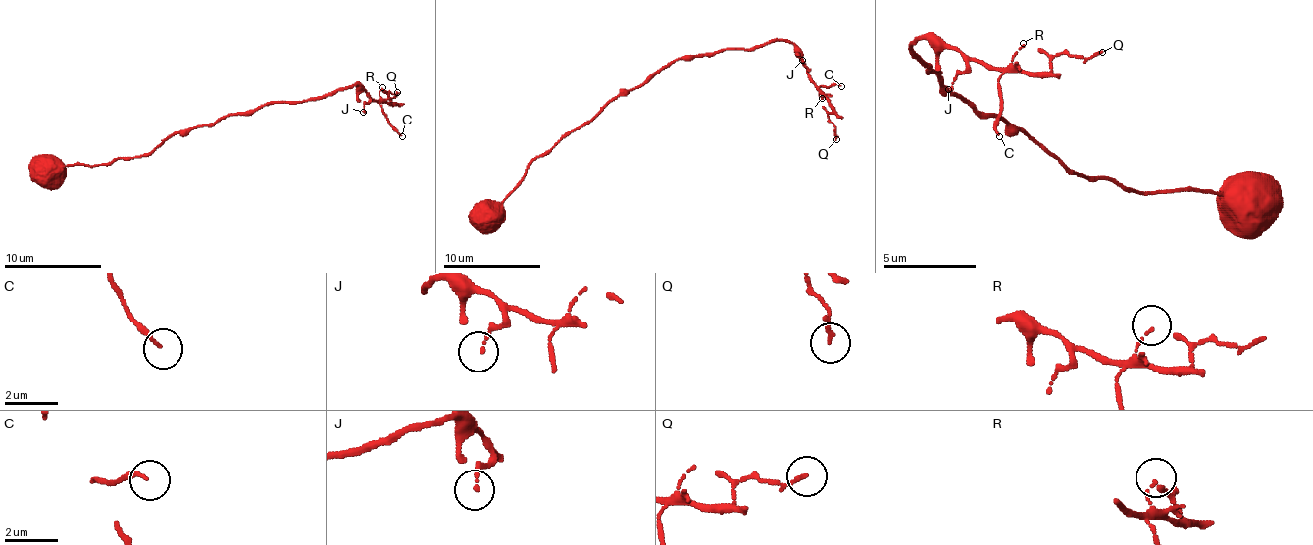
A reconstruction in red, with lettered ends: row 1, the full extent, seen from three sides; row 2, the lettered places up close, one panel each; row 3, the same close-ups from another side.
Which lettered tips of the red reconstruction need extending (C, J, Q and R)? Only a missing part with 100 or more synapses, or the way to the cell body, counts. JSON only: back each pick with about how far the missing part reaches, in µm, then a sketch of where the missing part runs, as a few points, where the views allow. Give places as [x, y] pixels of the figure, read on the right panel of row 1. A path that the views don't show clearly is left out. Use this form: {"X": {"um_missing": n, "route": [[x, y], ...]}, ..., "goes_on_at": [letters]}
{"goes_on_at": []}

